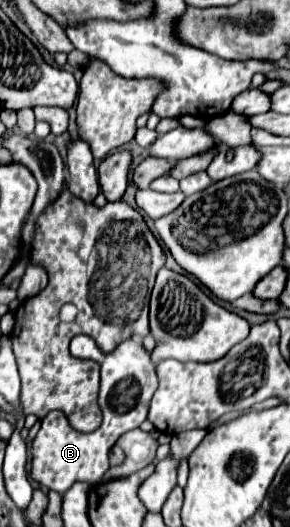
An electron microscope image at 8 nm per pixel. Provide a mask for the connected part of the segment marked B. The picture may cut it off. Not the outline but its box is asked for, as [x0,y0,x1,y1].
[30,339,158,493]

